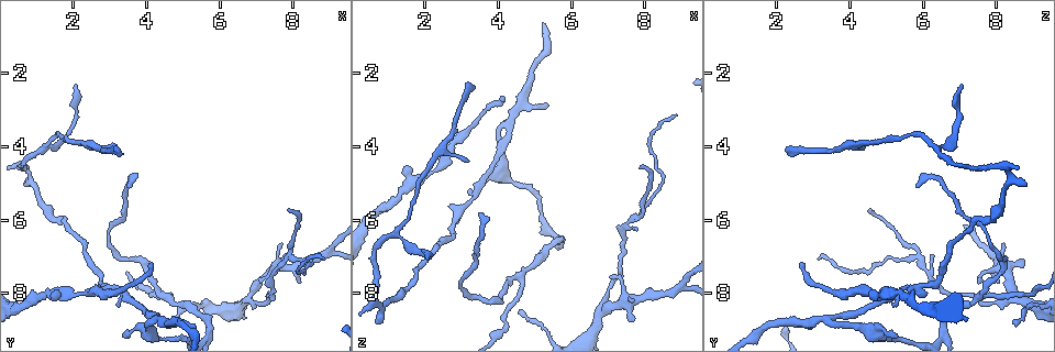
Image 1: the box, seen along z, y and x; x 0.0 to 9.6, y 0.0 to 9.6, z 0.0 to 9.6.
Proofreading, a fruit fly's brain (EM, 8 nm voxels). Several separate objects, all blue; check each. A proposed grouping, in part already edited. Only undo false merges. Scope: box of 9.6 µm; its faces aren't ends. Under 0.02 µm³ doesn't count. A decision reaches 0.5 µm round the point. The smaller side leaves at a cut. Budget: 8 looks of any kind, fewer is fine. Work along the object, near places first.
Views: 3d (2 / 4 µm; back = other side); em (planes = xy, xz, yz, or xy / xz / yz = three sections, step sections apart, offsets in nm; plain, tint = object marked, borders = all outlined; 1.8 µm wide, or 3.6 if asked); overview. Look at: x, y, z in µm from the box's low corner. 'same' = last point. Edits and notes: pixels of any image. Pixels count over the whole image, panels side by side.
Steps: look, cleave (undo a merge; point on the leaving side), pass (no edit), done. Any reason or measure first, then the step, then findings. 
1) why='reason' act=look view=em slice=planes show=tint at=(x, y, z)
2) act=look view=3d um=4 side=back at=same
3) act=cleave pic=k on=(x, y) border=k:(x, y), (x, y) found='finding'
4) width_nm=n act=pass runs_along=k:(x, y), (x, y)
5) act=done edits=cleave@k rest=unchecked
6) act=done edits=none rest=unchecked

why='two arms in line, one across' act=look view=3d um=2 at=(4.55, 8.10, 7.55)

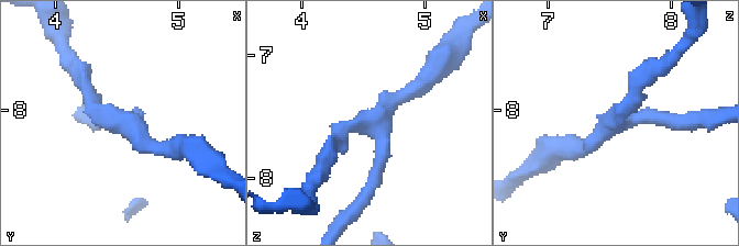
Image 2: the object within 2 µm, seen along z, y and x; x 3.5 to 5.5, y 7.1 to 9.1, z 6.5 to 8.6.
act=look view=em slice=xy step=8 show=tint at=(4.56, 8.08, 7.50)

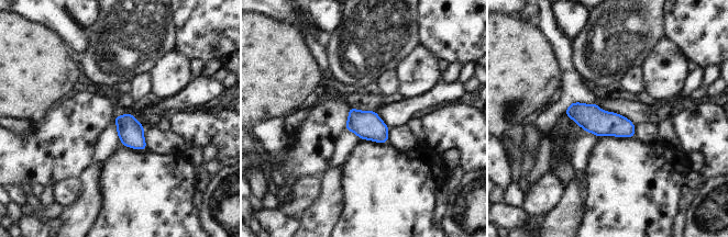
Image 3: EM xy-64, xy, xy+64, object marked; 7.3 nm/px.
act=look view=em slice=planes show=tint at=same

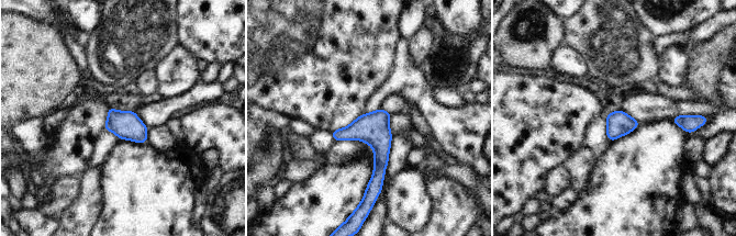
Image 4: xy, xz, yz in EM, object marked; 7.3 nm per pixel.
act=pass found='one neuron here'

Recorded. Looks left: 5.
why='thin arm on a thick one' act=look view=em slice=planes show=tint at=(6.65, 8.15, 8.70)

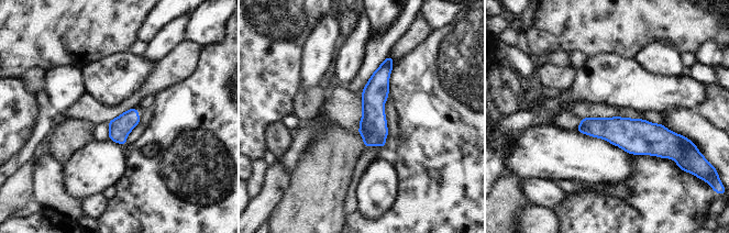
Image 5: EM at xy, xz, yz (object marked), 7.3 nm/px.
width_nm=150 act=pass runs_along=5:(581, 129), (611, 129), (670, 141) found='all the same neuron'

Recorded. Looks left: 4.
why='abrupt turn' act=look view=3d um=2 at=(0.75, 4.60, 8.35)

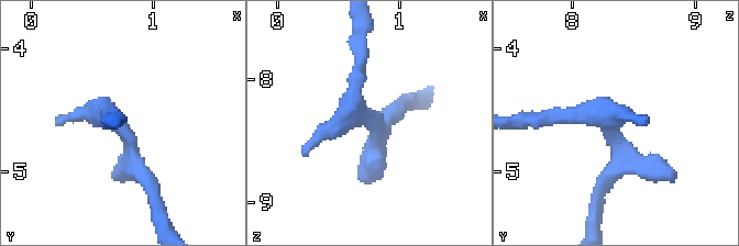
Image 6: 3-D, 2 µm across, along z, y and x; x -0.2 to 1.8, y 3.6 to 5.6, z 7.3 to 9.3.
why='now the EM' act=look view=em slice=planes show=tint at=(0.70, 4.62, 8.34)

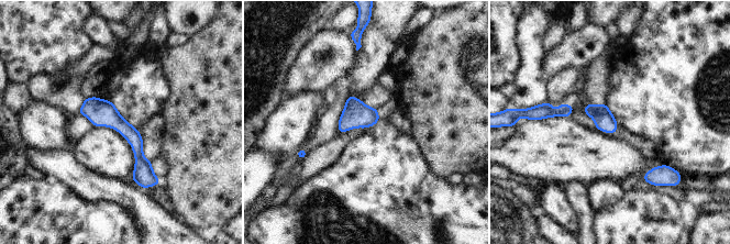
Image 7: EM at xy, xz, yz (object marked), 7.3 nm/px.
act=pass runs_along=7:(87, 101), (135, 140), (154, 179) found='one neuron here'

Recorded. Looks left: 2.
act=done edits=none rest=unchecked

